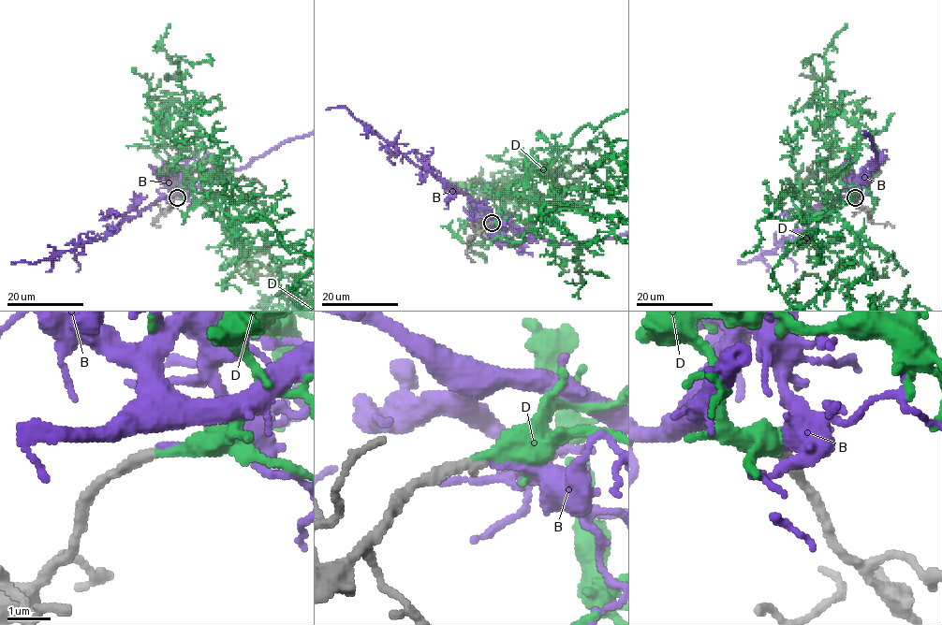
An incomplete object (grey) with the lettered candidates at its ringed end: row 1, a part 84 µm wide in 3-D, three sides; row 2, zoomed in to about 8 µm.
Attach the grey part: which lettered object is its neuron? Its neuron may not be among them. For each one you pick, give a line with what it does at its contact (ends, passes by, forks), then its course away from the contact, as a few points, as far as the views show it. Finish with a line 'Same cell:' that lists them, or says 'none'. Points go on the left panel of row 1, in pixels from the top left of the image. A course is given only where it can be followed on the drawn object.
D: it ends
Same cell: D

